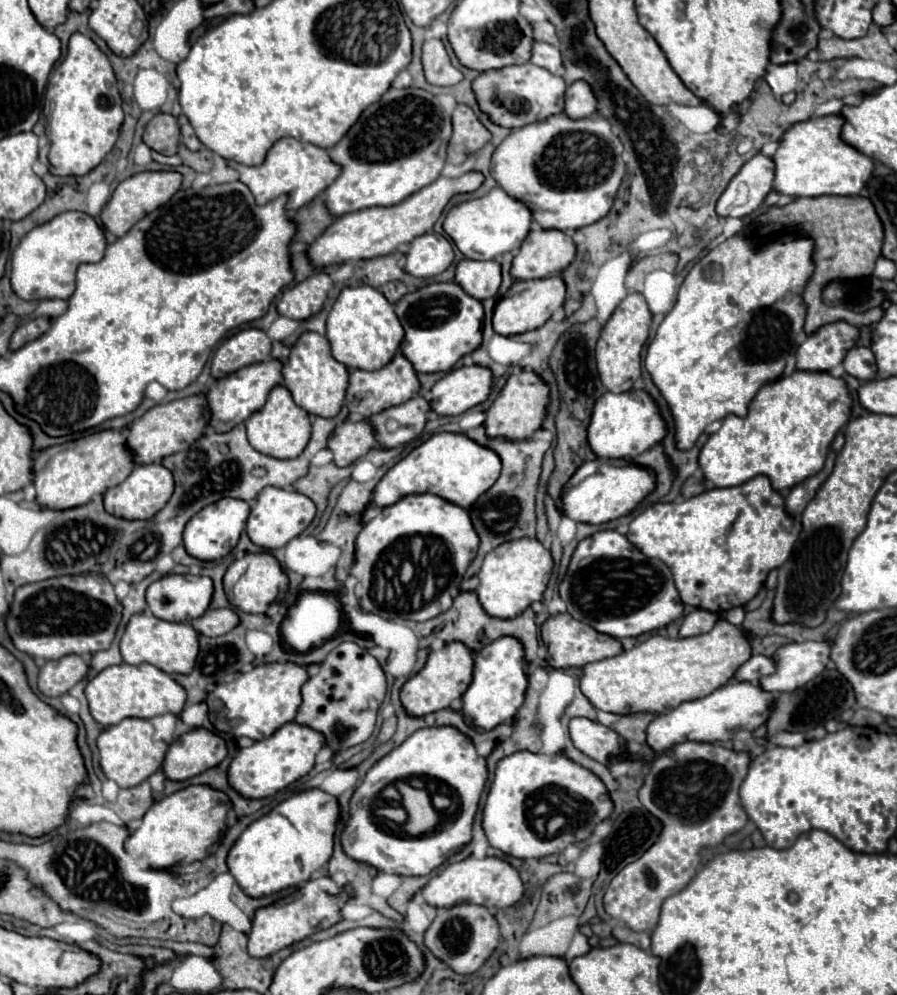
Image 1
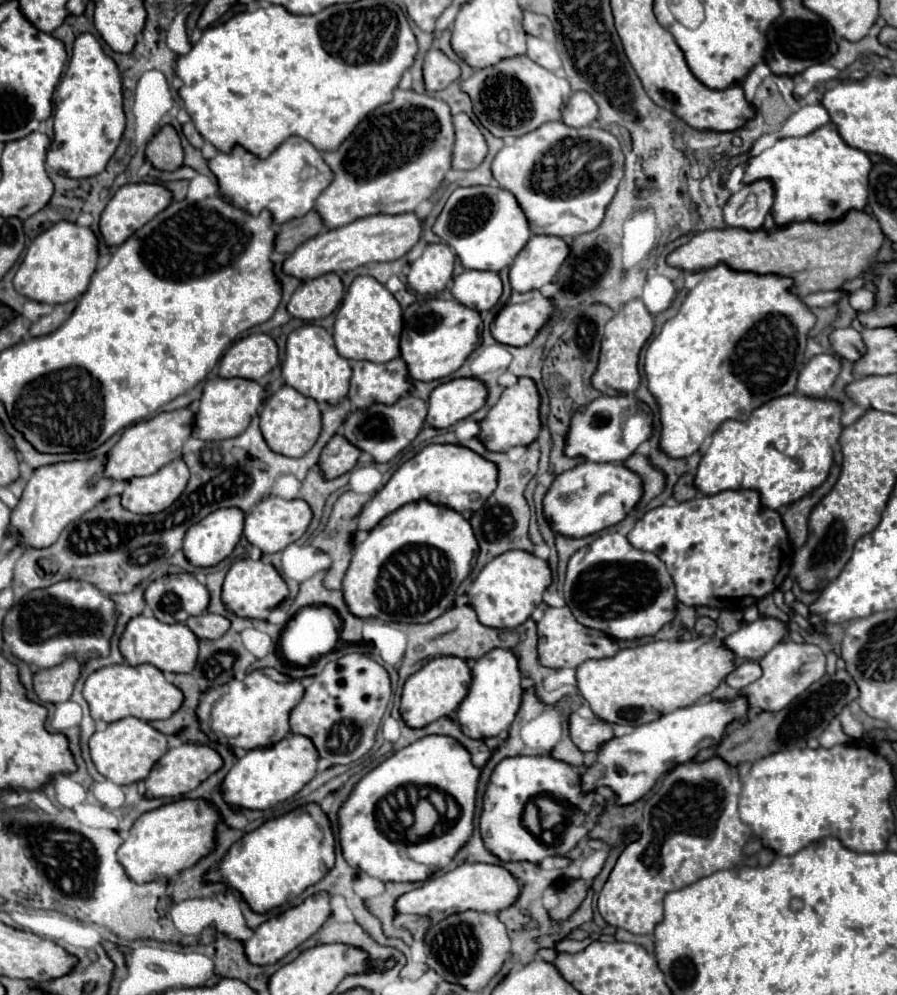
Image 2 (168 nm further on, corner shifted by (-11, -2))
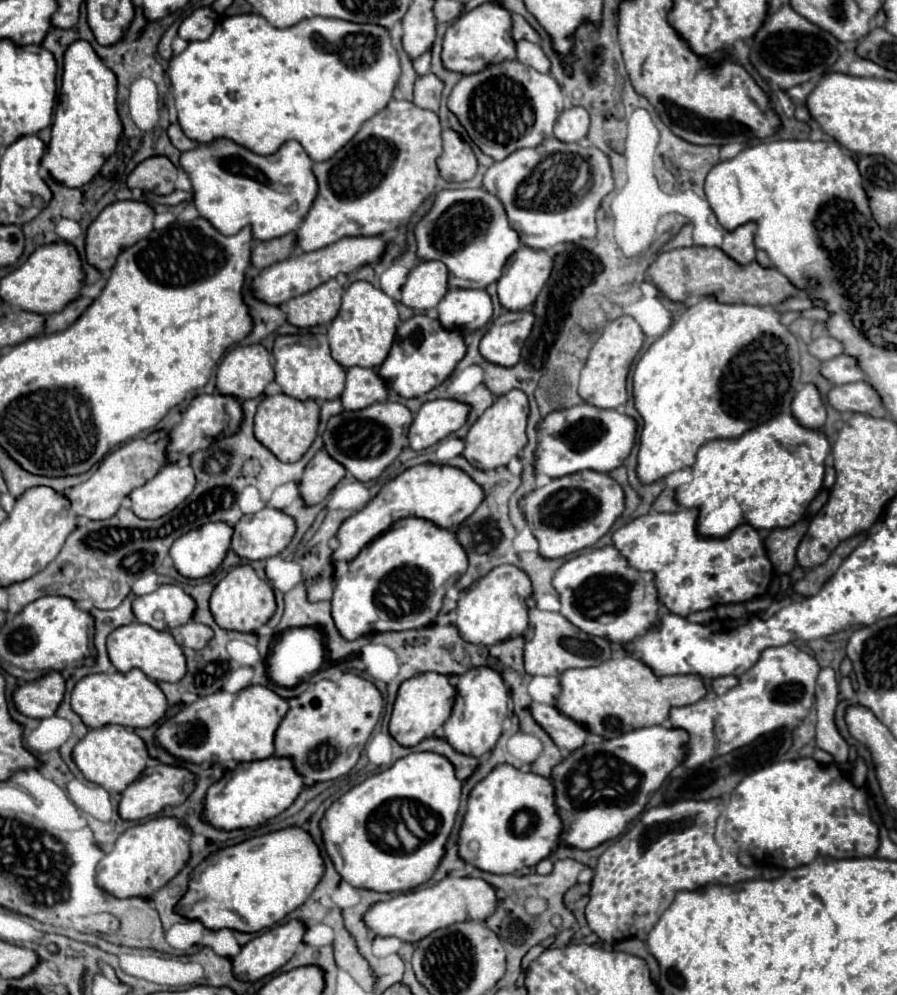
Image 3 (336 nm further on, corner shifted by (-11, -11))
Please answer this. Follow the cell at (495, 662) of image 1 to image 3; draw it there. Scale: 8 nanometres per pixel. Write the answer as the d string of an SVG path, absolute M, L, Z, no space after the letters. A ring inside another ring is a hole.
M487 666L461 674L455 688L457 688L457 696L455 696L453 712L449 720L443 724L445 728L443 738L461 754L483 756L491 752L491 748L495 746L495 742L503 732L503 720L507 718L507 704L509 704L509 688L505 686L503 678Z

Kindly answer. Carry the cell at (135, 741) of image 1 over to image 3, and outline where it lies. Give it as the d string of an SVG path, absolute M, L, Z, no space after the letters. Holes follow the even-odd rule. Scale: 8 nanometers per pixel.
M113 724L89 730L75 744L71 756L77 768L81 770L81 774L89 782L103 786L107 792L117 792L117 794L123 792L123 786L127 786L127 782L133 782L145 770L145 764L149 760L143 740L133 730L123 726L113 726Z

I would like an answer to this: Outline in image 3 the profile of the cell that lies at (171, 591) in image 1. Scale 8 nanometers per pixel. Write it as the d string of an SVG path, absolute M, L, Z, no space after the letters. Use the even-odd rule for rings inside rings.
M163 584L155 592L133 600L133 614L141 624L161 632L187 624L195 612L195 600L175 584Z

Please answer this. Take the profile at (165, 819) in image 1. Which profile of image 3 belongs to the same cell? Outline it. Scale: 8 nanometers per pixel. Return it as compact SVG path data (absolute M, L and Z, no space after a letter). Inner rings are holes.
M153 818L145 824L125 830L111 852L107 852L97 864L95 882L115 898L133 898L141 894L153 894L165 886L189 860L191 832L177 818Z

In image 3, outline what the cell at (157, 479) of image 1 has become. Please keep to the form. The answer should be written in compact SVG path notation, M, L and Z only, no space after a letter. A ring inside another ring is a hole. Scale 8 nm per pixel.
M167 464L155 478L141 488L135 488L131 498L131 510L145 520L161 518L179 506L195 488L195 474L191 466Z

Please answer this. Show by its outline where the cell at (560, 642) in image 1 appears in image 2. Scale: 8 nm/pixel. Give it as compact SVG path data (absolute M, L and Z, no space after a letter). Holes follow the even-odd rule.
M549 607L543 619L537 623L539 633L539 661L543 667L549 669L561 669L561 667L579 667L581 663L589 659L607 659L613 657L619 651L619 643L613 637L607 637L607 633L599 633L595 629L587 629L581 625L569 607Z

